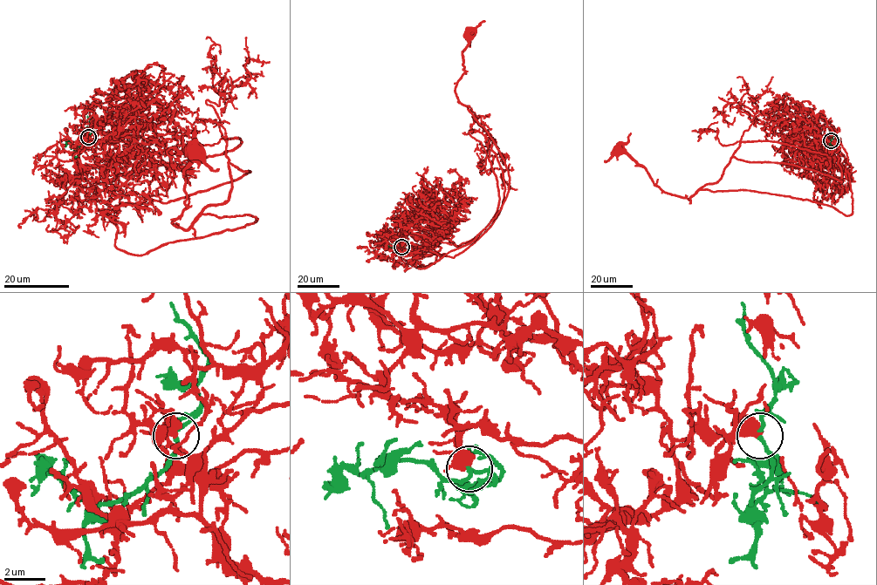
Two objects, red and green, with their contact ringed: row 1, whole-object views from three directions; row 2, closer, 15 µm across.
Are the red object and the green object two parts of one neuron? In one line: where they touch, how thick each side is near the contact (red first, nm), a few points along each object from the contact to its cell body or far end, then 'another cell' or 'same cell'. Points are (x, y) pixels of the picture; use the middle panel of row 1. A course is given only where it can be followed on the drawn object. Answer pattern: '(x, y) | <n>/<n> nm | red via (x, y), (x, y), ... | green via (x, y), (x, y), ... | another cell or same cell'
(401, 247) | 360/150 nm | red via (401, 247), (453, 257), (491, 225), (503, 203), (492, 137), (455, 91), (470, 34) | green via (401, 247), (393, 246), (387, 249) | same cell

